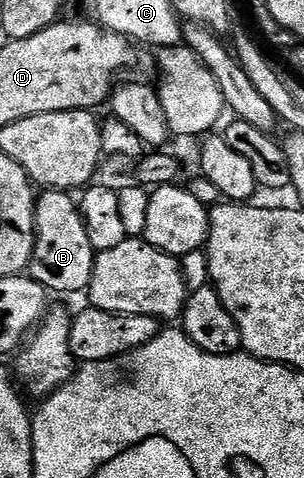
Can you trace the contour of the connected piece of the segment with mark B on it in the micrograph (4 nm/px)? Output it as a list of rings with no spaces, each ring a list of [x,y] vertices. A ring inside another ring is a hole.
[[[47,190],[35,205],[35,258],[31,262],[31,279],[55,292],[82,293],[91,285],[97,255],[89,242],[80,205],[70,191]]]

